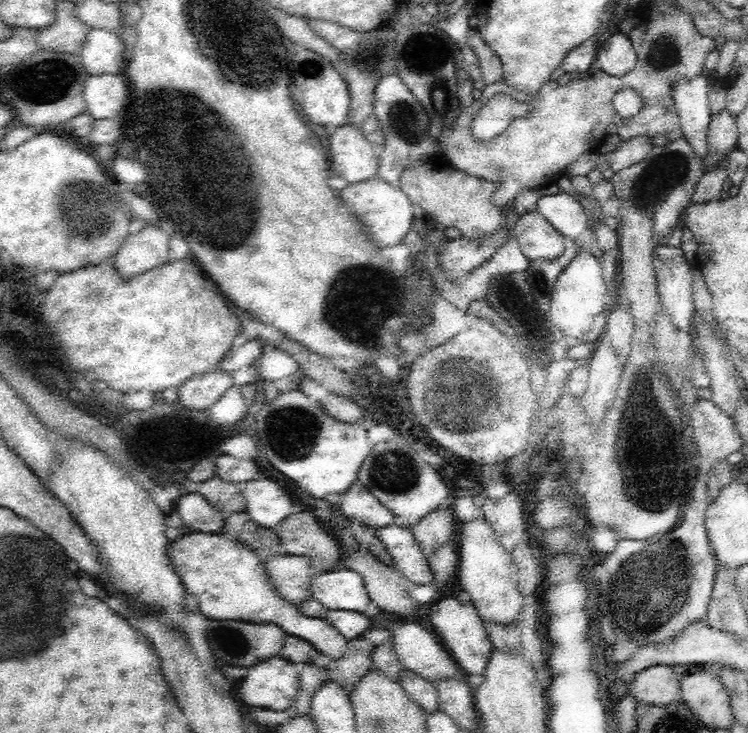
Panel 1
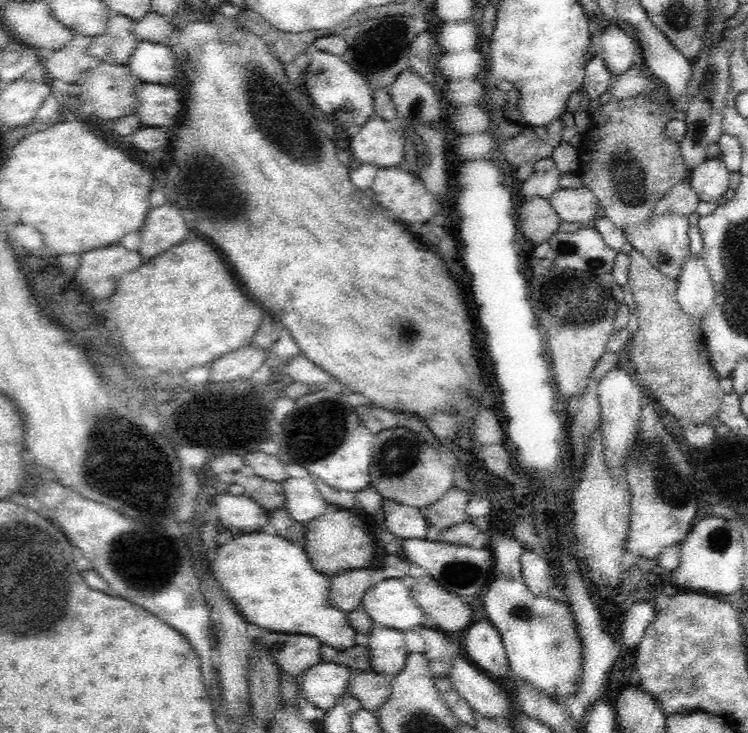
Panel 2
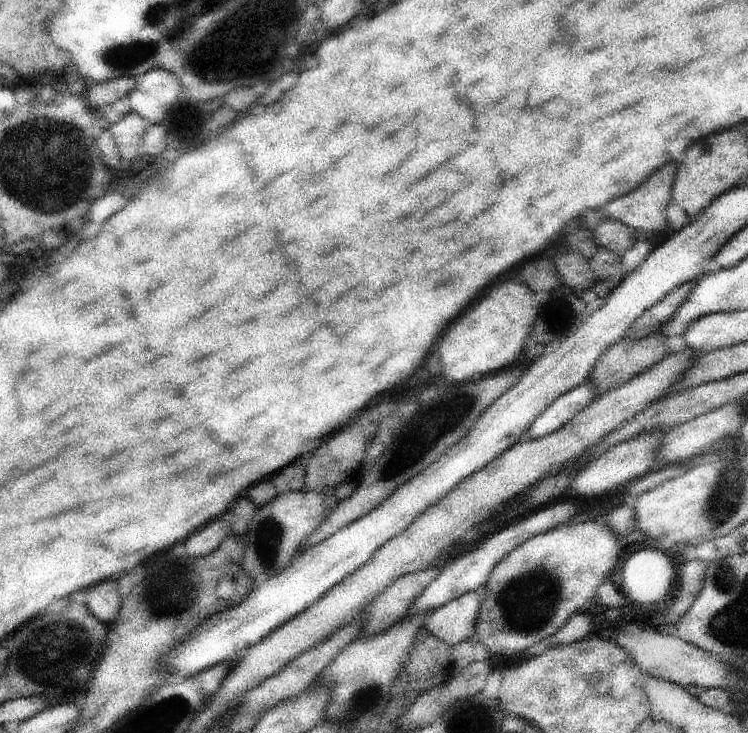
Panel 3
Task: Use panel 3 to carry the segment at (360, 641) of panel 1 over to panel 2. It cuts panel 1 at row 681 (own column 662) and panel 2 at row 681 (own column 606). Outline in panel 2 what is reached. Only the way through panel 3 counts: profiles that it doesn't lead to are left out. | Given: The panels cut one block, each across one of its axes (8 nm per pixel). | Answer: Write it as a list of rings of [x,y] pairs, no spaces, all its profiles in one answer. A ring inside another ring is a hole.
[[[360,672],[354,674],[350,680],[348,694],[358,698],[362,702],[364,710],[378,712],[386,700],[390,700],[392,694],[394,676],[392,674],[380,674],[380,672]]]

